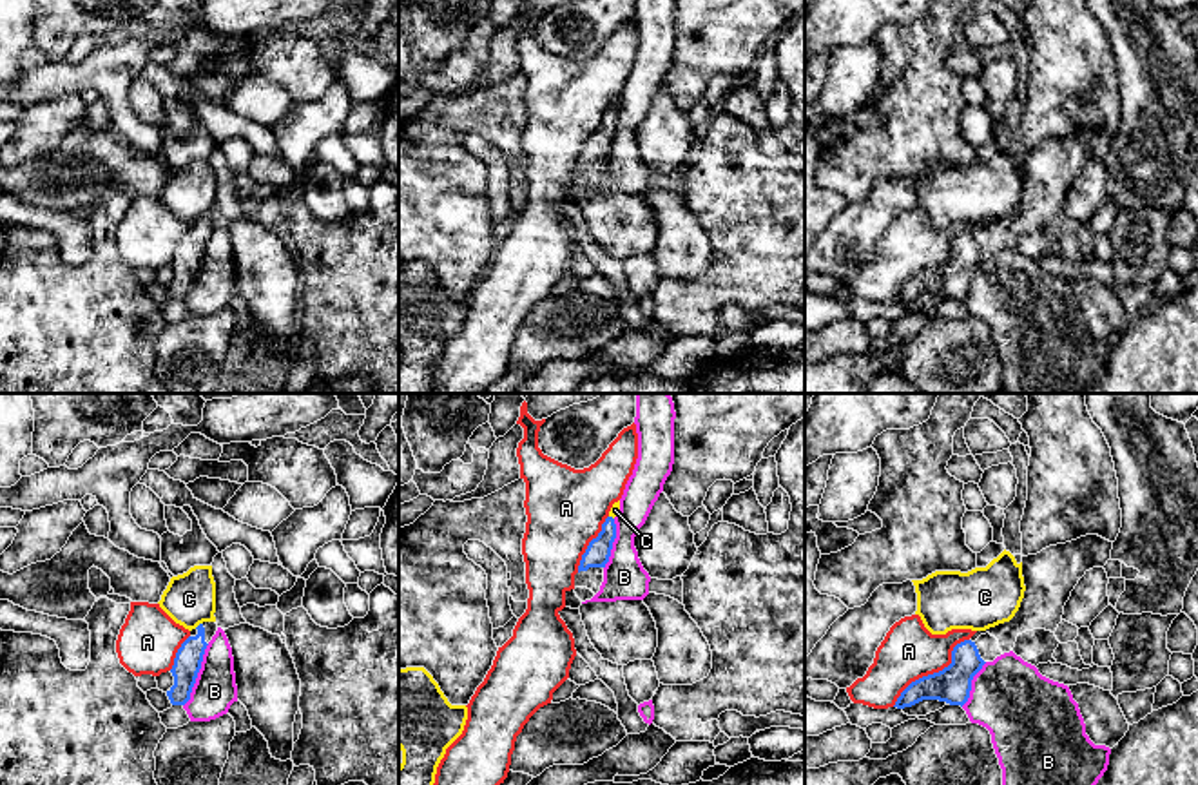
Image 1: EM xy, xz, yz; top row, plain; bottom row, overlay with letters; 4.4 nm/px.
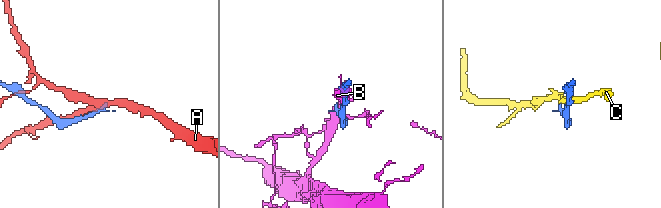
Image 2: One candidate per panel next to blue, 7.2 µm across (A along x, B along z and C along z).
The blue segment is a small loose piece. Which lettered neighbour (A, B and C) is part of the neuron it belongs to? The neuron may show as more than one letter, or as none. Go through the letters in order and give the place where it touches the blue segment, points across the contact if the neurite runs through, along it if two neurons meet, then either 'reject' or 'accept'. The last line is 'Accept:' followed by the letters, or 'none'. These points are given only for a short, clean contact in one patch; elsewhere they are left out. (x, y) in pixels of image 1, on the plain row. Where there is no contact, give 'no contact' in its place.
A: yz (934, 267) | reject
B: xy (196, 269) | reject
C: xy (200, 218) | along xy (202, 216), (194, 222) | reject
Accept: none

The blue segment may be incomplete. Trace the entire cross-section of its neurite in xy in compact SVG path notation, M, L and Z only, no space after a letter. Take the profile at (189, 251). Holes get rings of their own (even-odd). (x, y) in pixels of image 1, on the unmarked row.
M203 216L190 225L190 230L178 243L174 259L170 263L174 279L167 285L172 299L185 299L190 294L190 286L201 263L205 243L216 225L216 216Z

